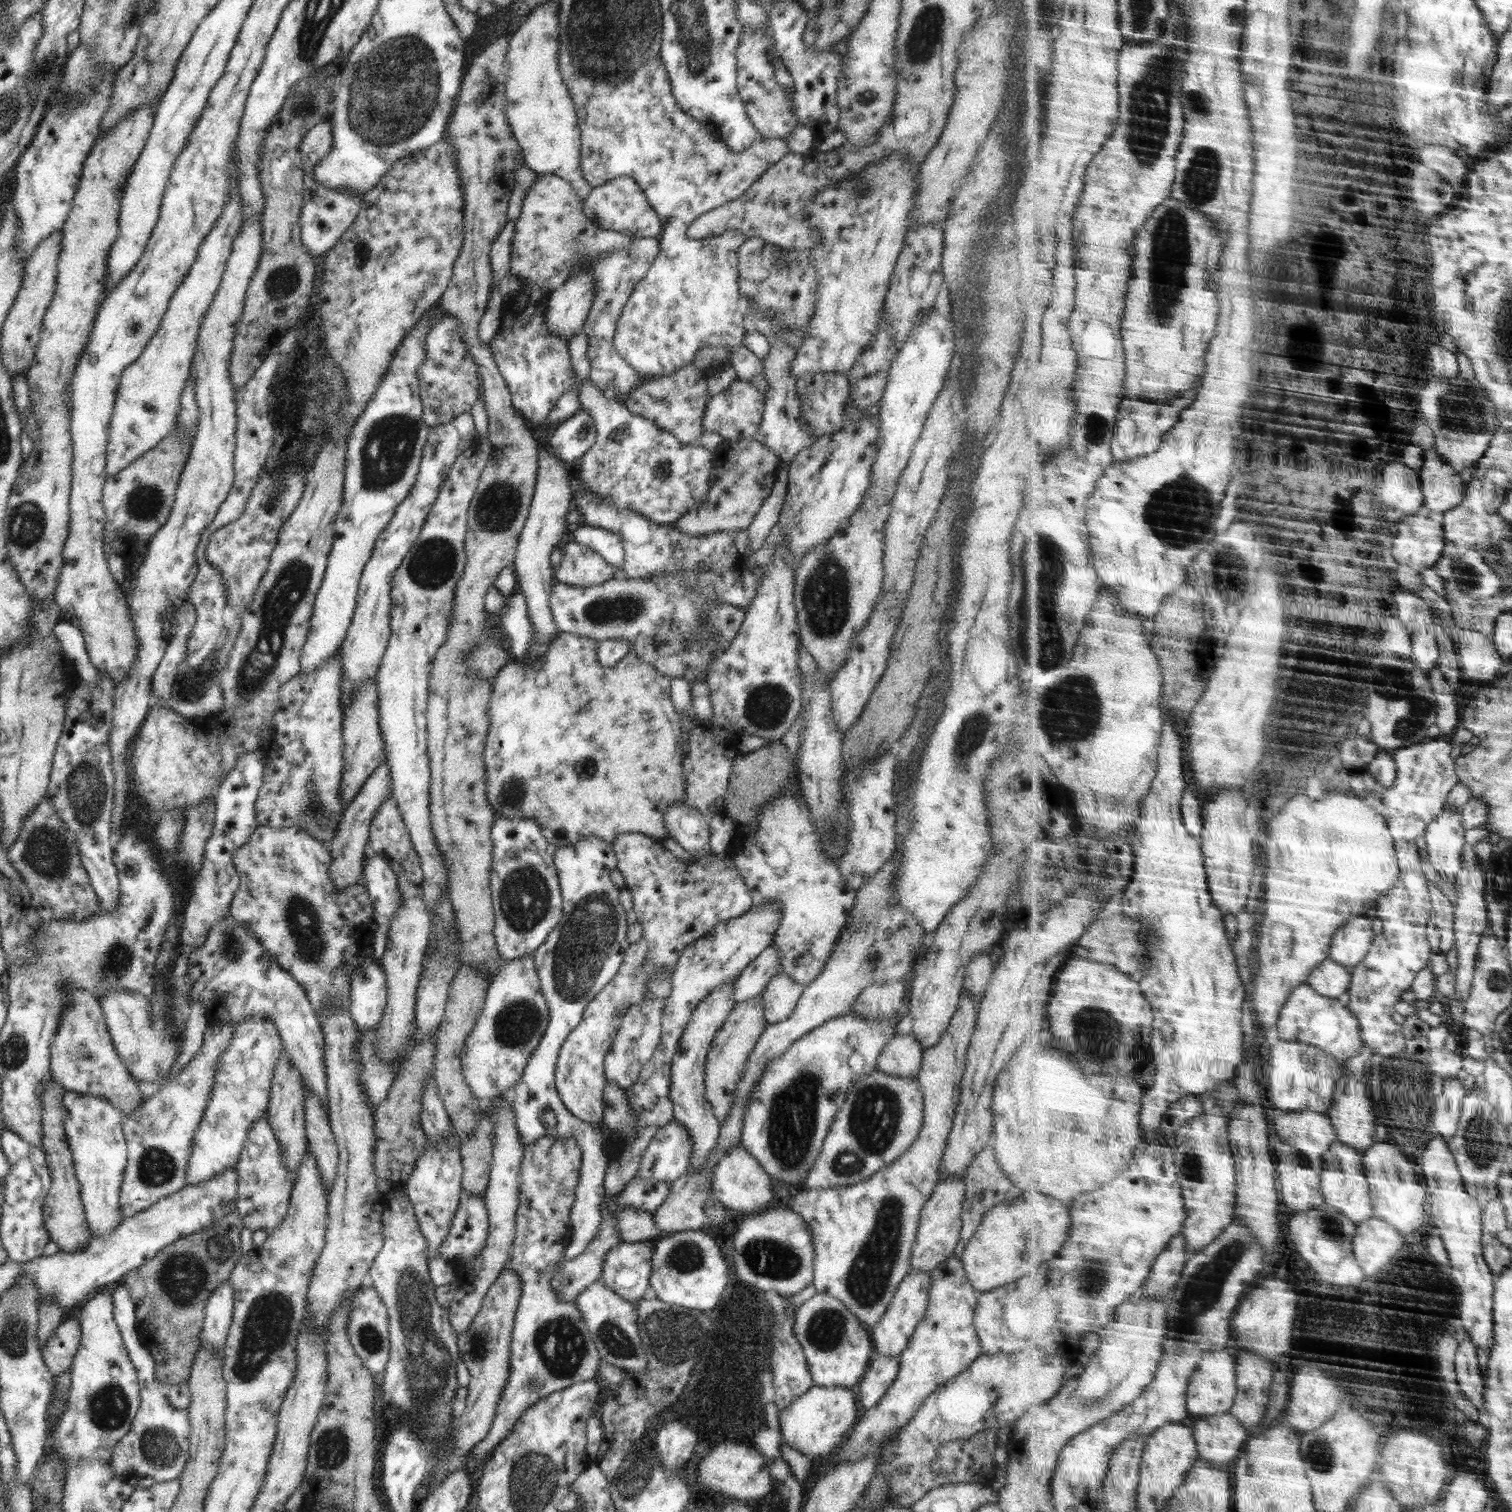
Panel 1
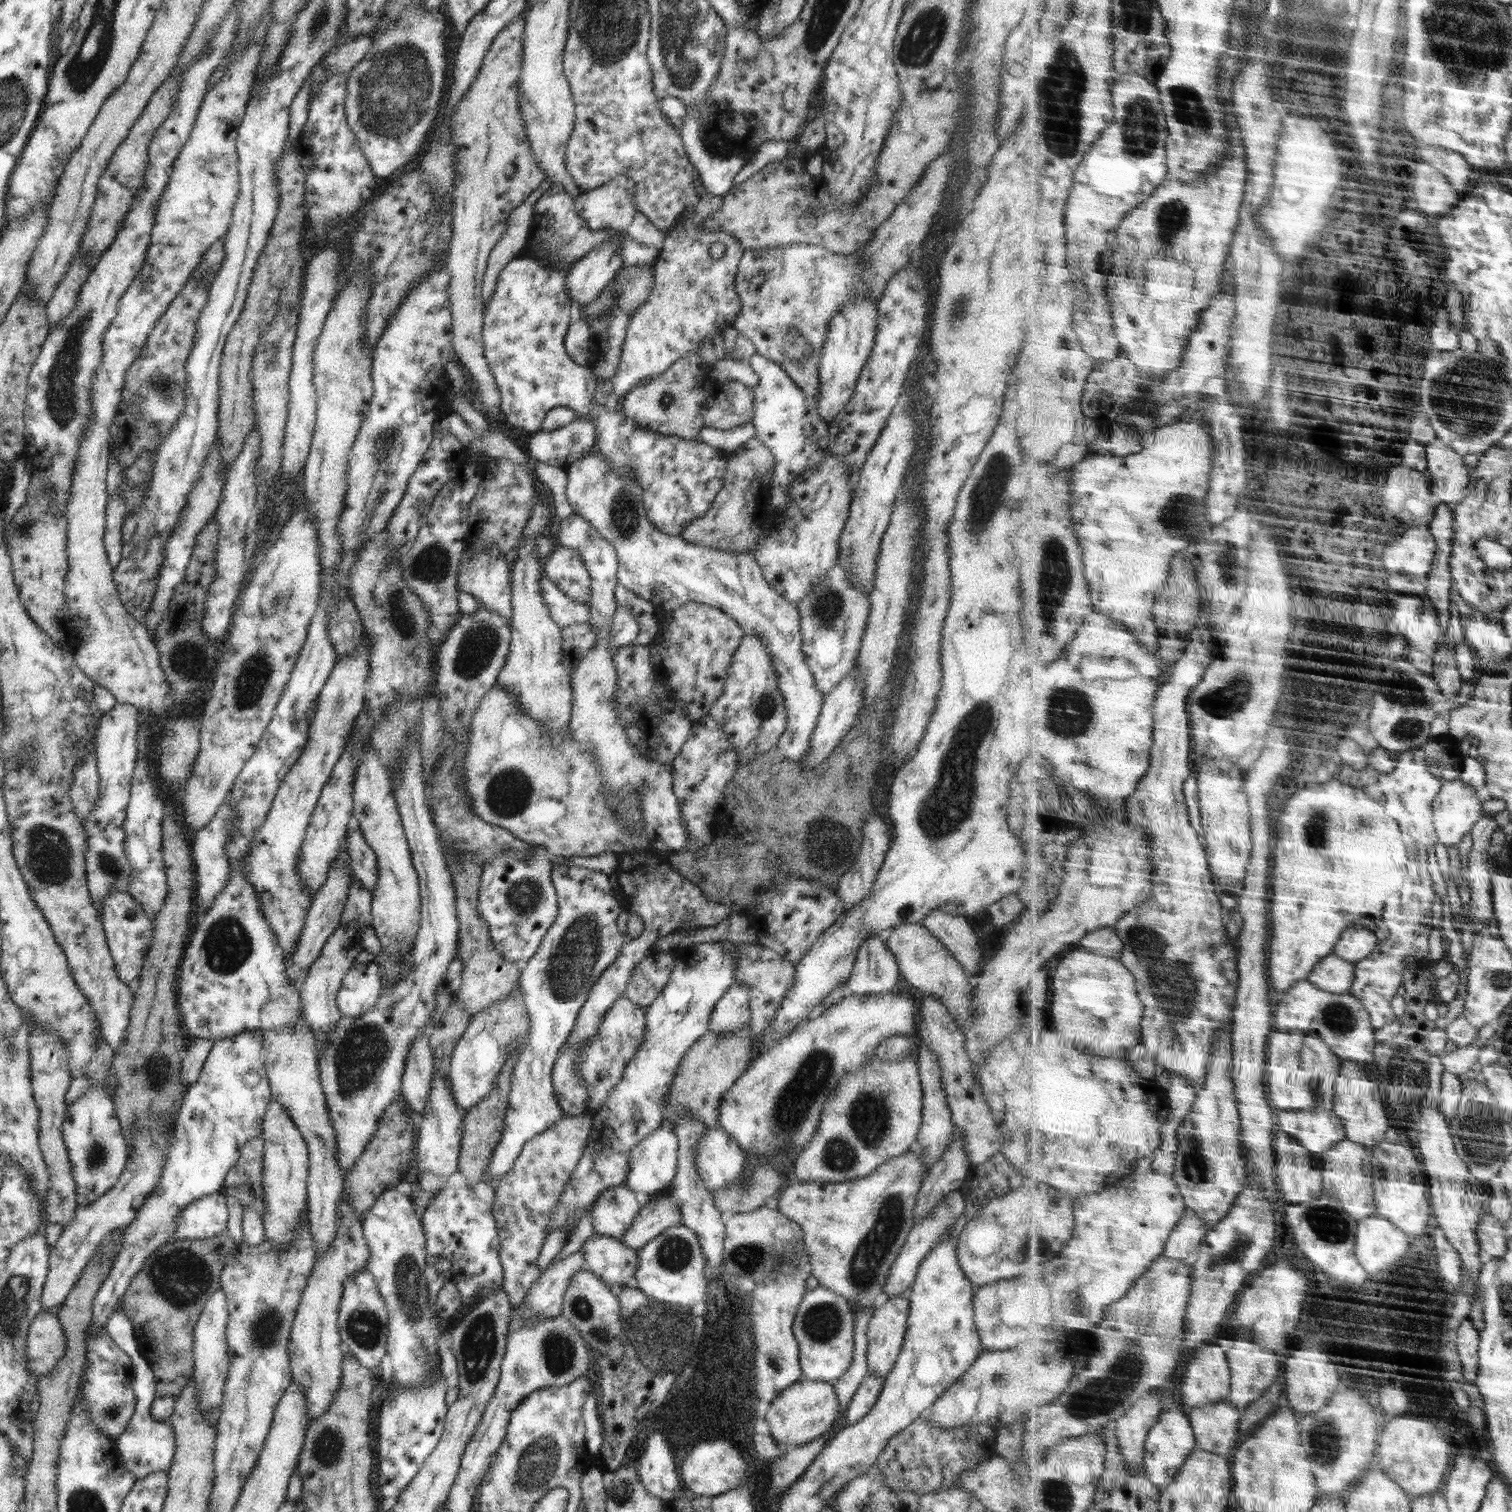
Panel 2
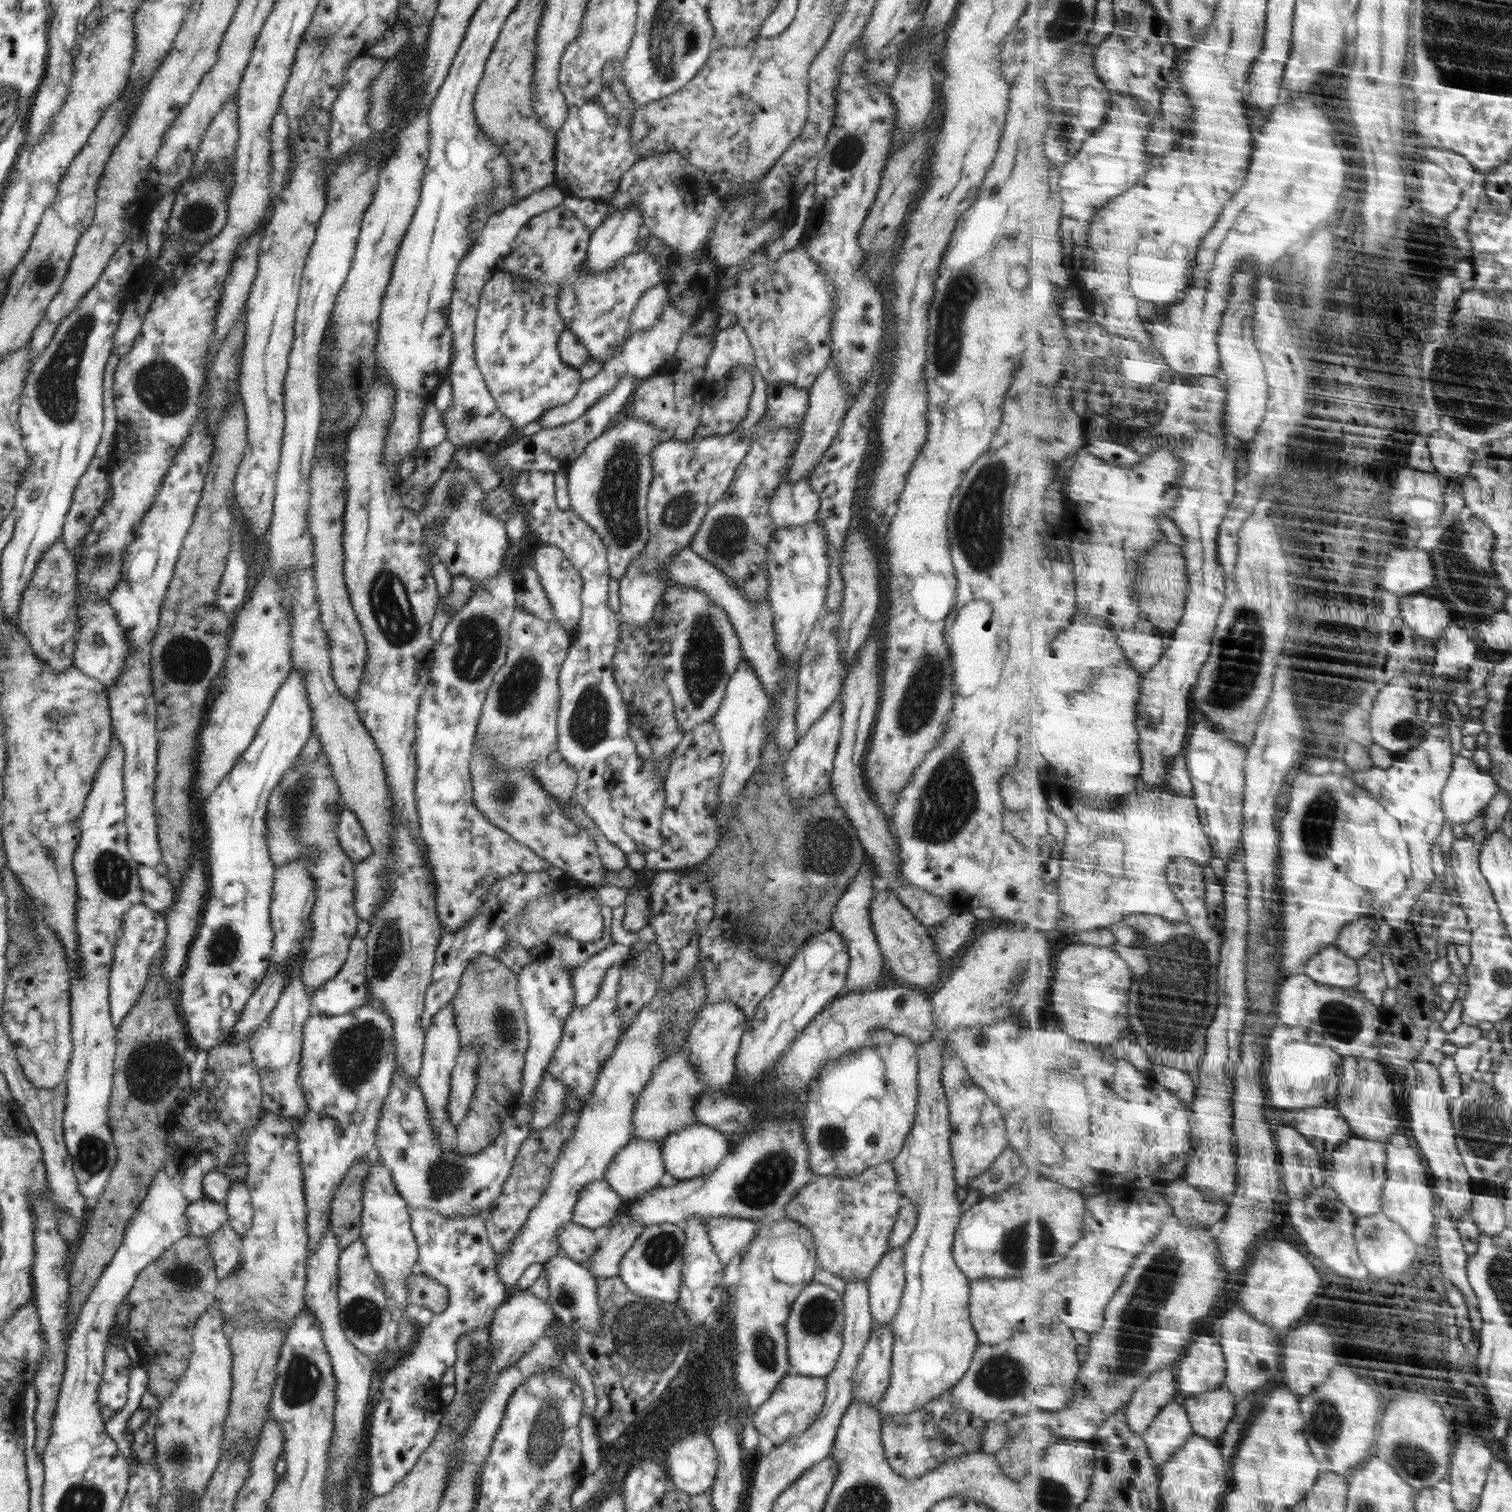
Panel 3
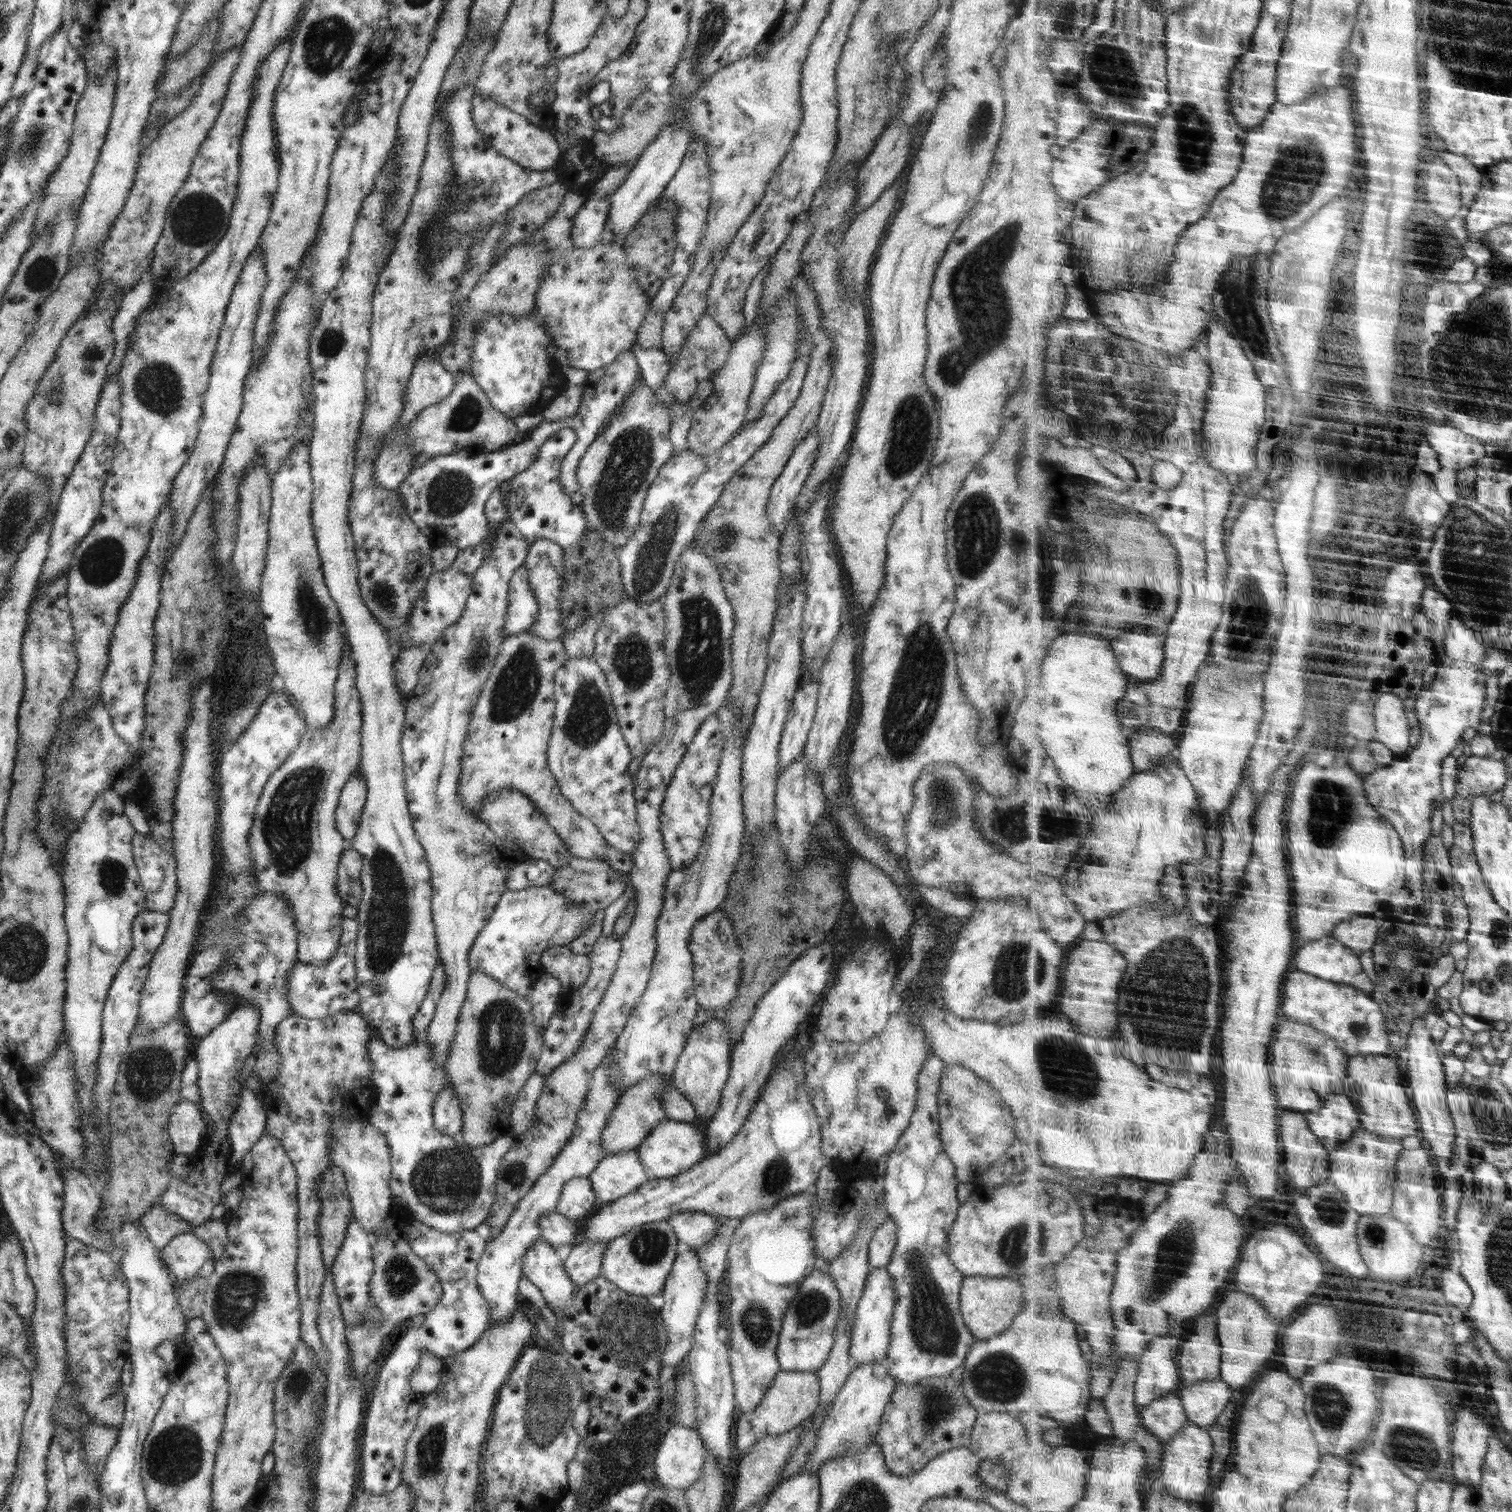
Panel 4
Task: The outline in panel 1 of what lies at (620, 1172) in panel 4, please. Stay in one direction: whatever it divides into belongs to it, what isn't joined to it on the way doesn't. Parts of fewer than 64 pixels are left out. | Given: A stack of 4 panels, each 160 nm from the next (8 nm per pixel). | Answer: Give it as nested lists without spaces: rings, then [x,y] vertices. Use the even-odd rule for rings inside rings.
[[[672,1120],[669,1124],[658,1127],[646,1152],[642,1154],[637,1181],[653,1178],[668,1184],[674,1182],[690,1165],[692,1150],[694,1142],[691,1142],[688,1129],[682,1127],[678,1121]]]

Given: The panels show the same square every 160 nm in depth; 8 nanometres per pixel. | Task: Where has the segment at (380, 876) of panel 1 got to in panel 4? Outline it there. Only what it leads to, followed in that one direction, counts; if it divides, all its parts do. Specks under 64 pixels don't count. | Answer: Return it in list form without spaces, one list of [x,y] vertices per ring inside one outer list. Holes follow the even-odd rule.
[[[351,775],[342,787],[339,803],[335,810],[335,823],[338,832],[344,837],[346,848],[354,838],[358,821],[365,805],[367,784],[362,775]]]

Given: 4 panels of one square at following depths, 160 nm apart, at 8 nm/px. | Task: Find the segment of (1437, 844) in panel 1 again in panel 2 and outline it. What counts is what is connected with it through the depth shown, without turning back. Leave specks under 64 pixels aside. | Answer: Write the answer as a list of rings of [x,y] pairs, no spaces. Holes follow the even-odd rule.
[[[1462,777],[1448,781],[1435,802],[1439,842],[1447,847],[1460,844],[1486,813],[1480,792]]]

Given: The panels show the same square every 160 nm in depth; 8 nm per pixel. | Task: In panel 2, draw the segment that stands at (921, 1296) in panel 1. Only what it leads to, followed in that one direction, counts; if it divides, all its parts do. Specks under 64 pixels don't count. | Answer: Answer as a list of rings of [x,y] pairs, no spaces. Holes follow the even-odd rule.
[[[908,1293],[890,1298],[881,1308],[874,1309],[867,1328],[868,1372],[885,1378],[894,1367],[906,1334]]]

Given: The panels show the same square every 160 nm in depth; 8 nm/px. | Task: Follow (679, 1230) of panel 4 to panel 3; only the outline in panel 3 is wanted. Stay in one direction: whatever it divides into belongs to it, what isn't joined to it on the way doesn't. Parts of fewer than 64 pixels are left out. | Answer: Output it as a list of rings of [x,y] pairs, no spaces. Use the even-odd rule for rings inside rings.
[[[707,1217],[708,1236],[721,1262],[726,1265],[734,1256],[741,1256],[753,1243],[762,1224],[758,1220]]]

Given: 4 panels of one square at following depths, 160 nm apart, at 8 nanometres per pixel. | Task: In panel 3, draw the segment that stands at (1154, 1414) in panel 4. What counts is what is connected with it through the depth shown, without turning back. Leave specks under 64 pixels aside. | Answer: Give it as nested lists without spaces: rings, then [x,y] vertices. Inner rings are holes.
[[[1181,1399],[1165,1406],[1143,1437],[1152,1458],[1161,1468],[1172,1460],[1177,1450],[1181,1449],[1195,1433],[1189,1410]]]

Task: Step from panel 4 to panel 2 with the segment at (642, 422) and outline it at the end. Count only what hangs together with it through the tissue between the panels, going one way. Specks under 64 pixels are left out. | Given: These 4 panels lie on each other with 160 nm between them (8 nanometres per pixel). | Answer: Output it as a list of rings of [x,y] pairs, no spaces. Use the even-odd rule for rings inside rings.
[[[595,447],[586,456],[570,463],[566,471],[568,485],[565,493],[573,508],[573,513],[585,518],[615,548],[619,562],[617,582],[652,605],[660,604],[666,611],[674,612],[688,602],[698,602],[718,608],[740,625],[744,635],[756,635],[762,639],[762,643],[766,645],[766,651],[771,654],[771,660],[774,662],[774,671],[778,673],[778,688],[786,705],[786,728],[775,747],[800,768],[804,766],[803,762],[807,753],[810,752],[810,740],[814,734],[813,730],[820,715],[824,696],[816,688],[814,675],[806,665],[806,657],[802,653],[799,611],[764,580],[762,569],[756,562],[752,547],[747,552],[706,548],[688,542],[681,535],[672,536],[658,530],[647,517],[639,482],[611,471],[609,462]]]

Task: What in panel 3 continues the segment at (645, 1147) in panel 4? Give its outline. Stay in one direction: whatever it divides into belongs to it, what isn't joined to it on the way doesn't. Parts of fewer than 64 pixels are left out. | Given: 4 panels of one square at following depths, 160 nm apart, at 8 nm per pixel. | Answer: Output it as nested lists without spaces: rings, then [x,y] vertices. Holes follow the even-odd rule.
[[[697,1122],[690,1126],[684,1126],[680,1131],[667,1134],[661,1140],[661,1144],[662,1161],[664,1162],[666,1172],[680,1180],[699,1178],[703,1174],[708,1174],[726,1158],[726,1154],[730,1154],[731,1150],[728,1137],[724,1133]]]

